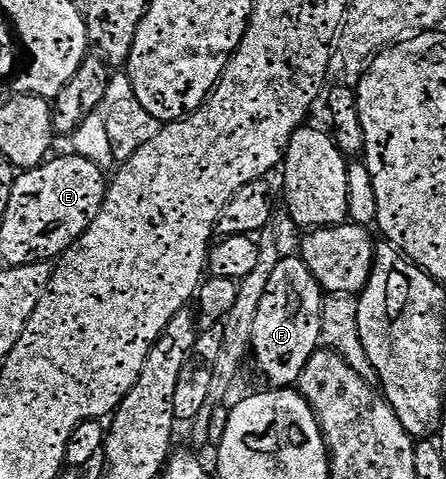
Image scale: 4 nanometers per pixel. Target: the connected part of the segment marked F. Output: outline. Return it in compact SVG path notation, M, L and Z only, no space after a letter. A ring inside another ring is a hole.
M286 255L275 266L267 294L259 302L259 315L255 317L255 334L251 345L251 360L270 380L272 387L285 390L296 385L303 374L303 366L319 350L321 344L321 302L323 289L311 274L300 255Z

